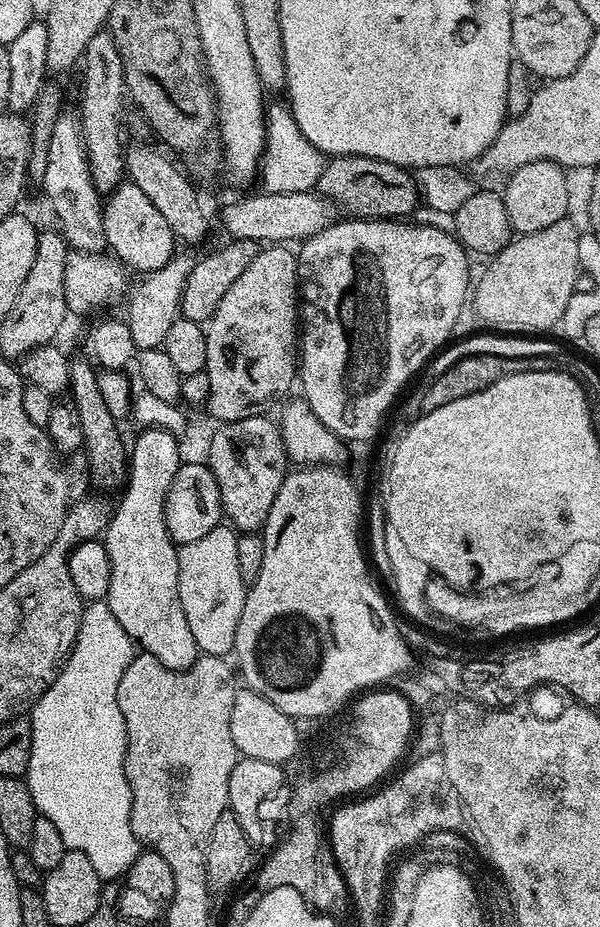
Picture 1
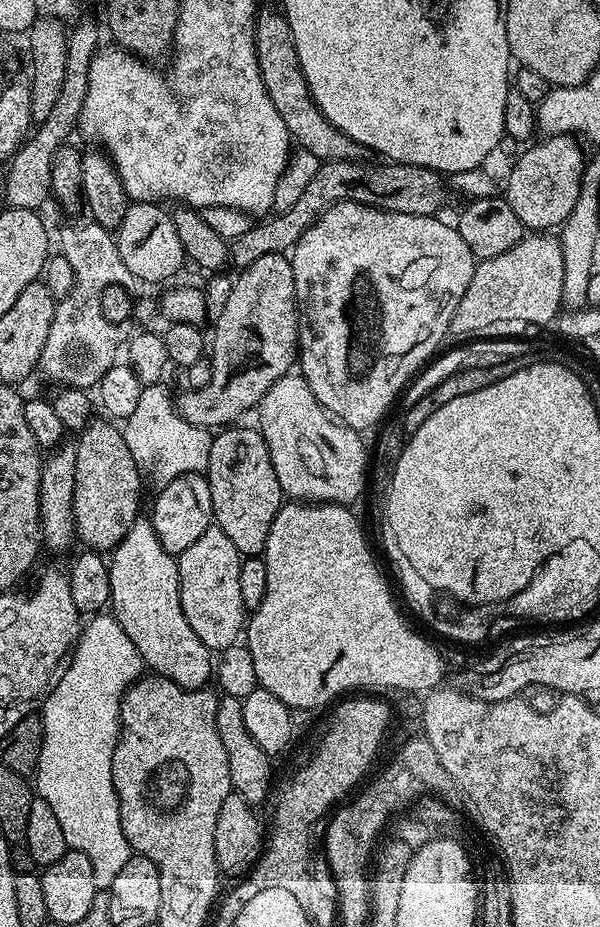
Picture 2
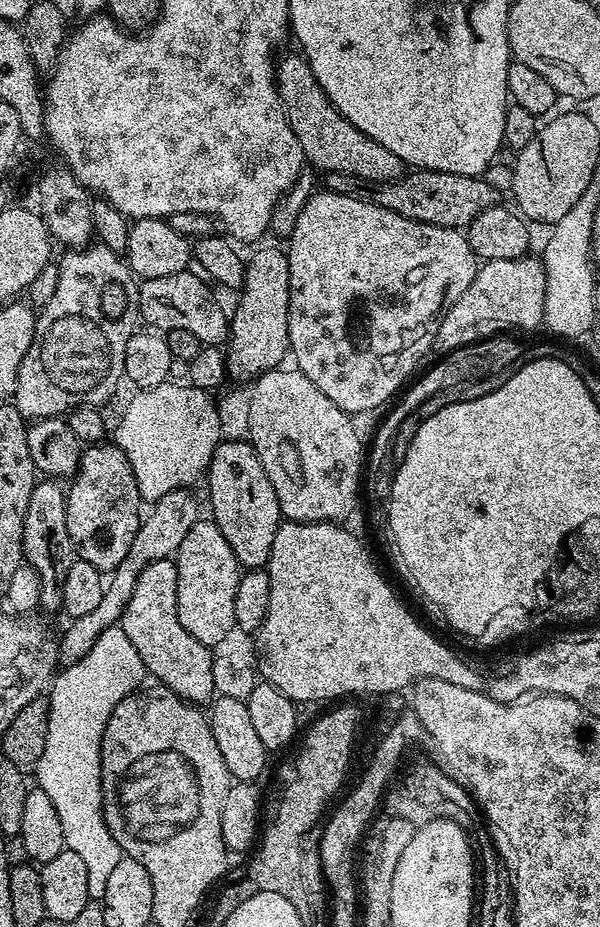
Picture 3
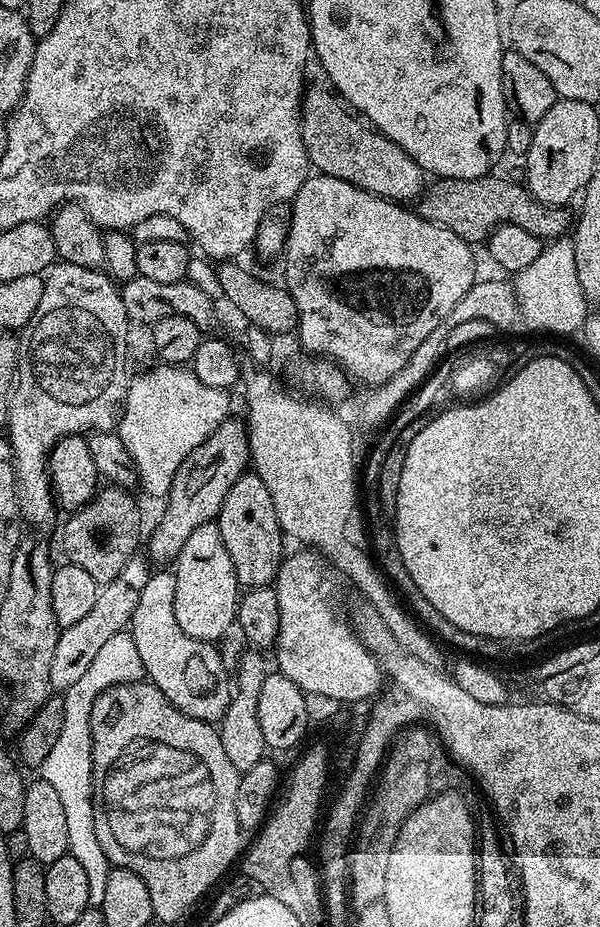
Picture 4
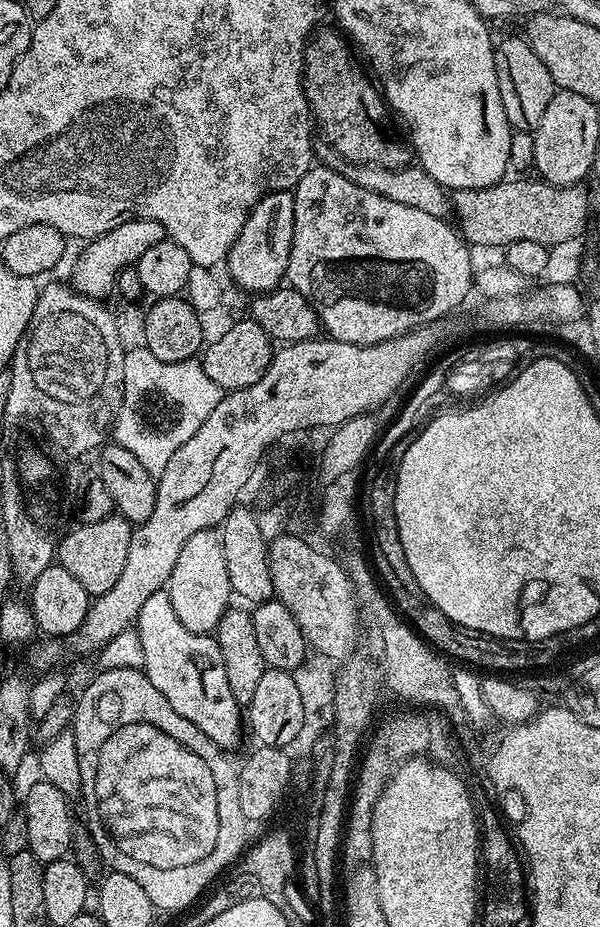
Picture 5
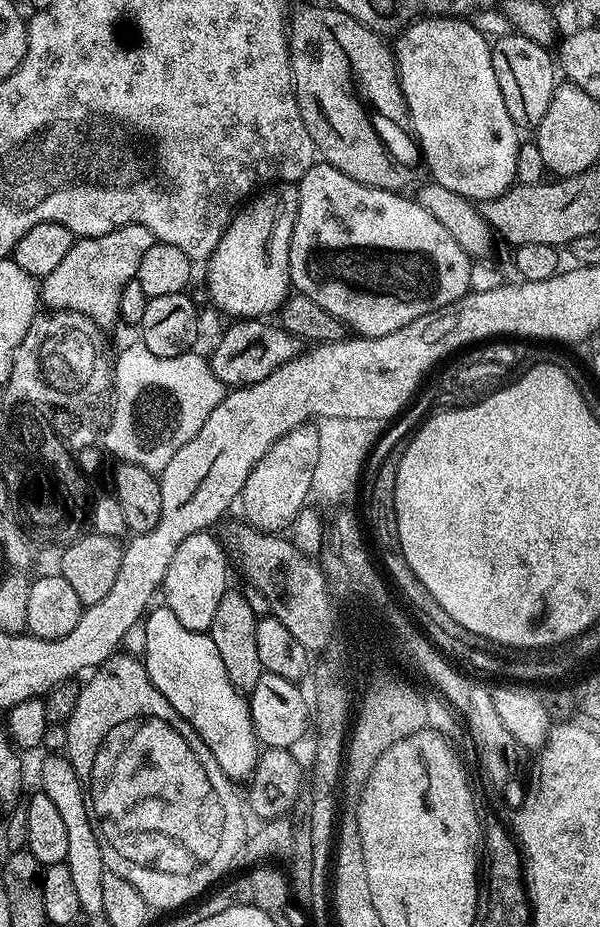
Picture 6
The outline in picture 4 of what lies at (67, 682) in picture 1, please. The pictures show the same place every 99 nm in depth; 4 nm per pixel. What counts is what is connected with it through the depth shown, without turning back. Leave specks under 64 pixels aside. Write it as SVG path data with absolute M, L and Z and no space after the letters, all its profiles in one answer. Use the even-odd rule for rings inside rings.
M125 630L114 634L114 638L109 638L98 650L94 657L94 662L90 662L86 674L74 682L68 691L63 693L64 713L62 714L62 734L58 734L58 742L54 742L54 747L50 749L50 758L47 764L43 764L38 770L39 775L50 786L54 786L54 791L58 793L58 799L62 802L62 807L66 813L66 831L70 833L68 843L68 855L78 858L78 862L83 866L86 878L90 885L90 905L99 906L102 897L106 895L106 878L110 871L110 865L106 854L102 854L102 845L98 842L98 834L94 834L94 814L92 809L92 731L90 730L90 714L92 713L92 703L94 703L107 688L113 688L119 684L138 684L144 676L142 658L138 654L138 646L134 646L134 638L131 631Z

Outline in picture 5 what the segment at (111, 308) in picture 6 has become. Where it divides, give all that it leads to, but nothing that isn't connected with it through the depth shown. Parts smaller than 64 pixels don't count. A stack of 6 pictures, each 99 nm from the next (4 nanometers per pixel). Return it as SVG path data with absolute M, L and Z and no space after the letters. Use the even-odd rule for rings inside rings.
M131 220L122 222L122 226L114 226L114 230L87 241L83 245L84 253L77 258L76 269L72 272L72 280L70 279L71 287L92 300L108 298L104 297L108 295L111 297L121 270L133 267L136 260L142 258L146 250L150 250L150 246L162 242L165 238L164 228L158 226L158 222L153 220Z

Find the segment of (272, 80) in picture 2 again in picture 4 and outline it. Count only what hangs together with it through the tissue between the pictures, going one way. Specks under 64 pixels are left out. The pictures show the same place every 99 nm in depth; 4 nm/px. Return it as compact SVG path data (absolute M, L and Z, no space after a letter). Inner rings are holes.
M309 87L300 101L300 129L309 165L321 176L342 178L342 182L350 182L362 190L373 192L375 196L397 202L415 201L426 187L426 174L420 169L418 162L414 162L414 158L410 158L406 150L402 150L392 140L386 139L382 133L365 123L363 119L353 115L335 91L324 88Z

